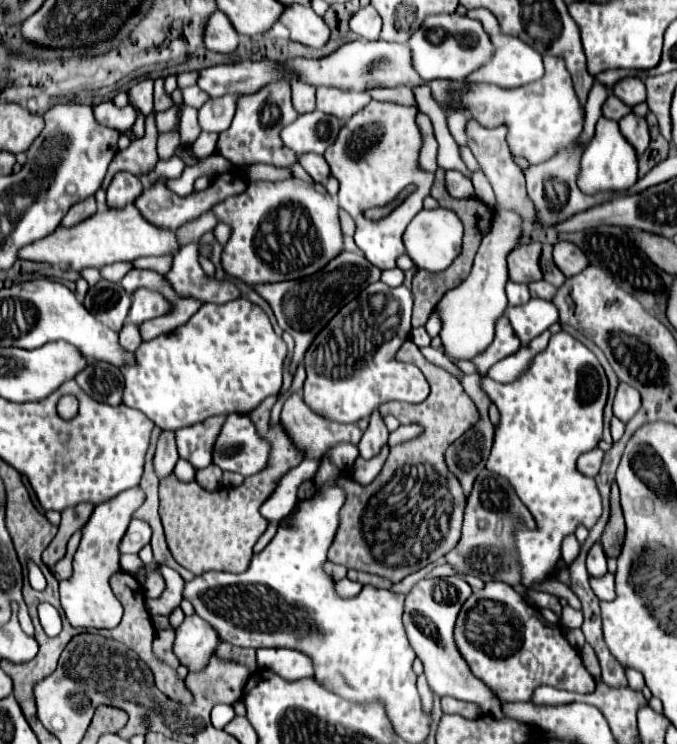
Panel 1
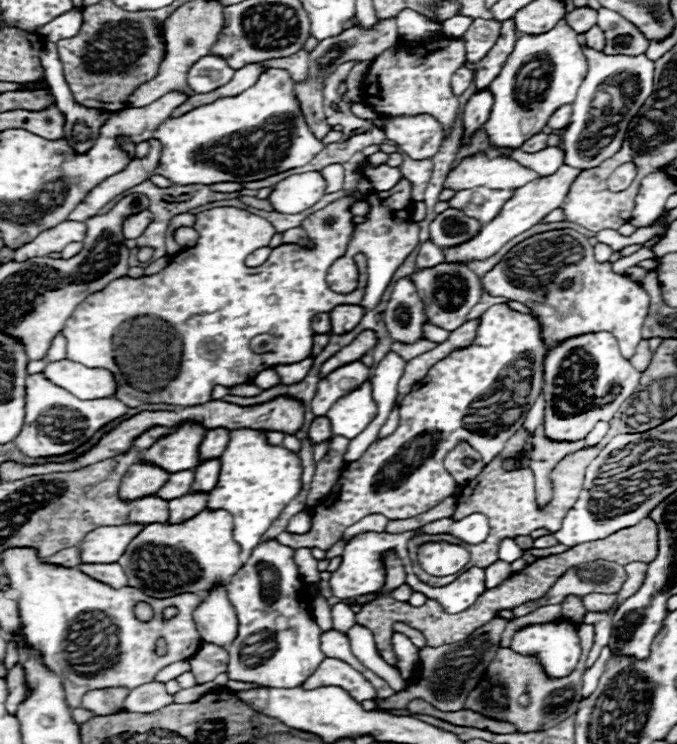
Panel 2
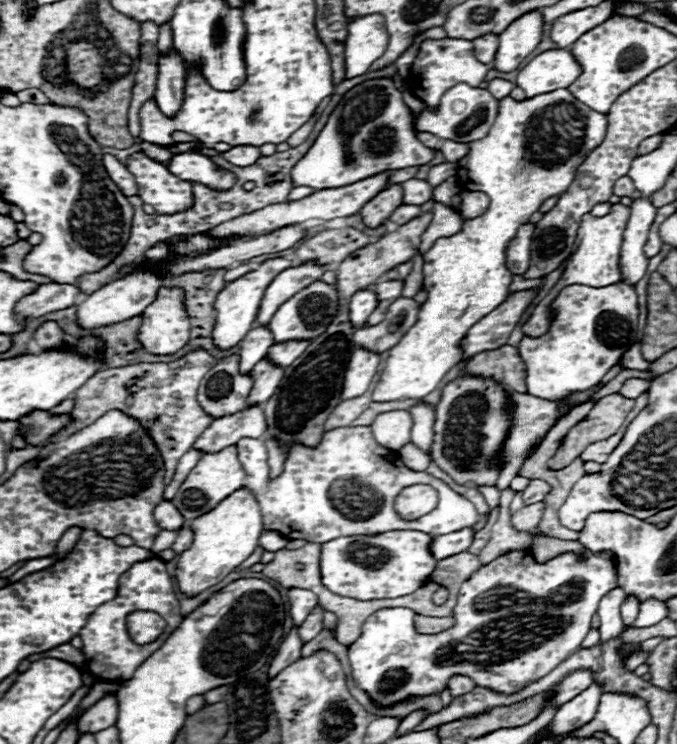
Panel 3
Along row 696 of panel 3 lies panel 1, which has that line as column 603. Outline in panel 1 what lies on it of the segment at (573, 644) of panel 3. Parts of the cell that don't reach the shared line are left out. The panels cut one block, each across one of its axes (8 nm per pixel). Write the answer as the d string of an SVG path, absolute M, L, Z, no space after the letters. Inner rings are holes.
M562 330L558 334L552 334L546 350L532 358L528 370L518 380L510 384L500 384L484 376L482 386L500 410L500 426L496 428L494 446L486 468L512 482L516 494L530 508L538 524L536 530L526 530L518 523L514 531L518 562L522 566L522 584L530 586L536 580L552 576L560 558L560 546L564 536L572 534L578 524L584 524L586 528L594 526L596 518L600 518L602 514L602 502L596 490L596 482L594 478L584 478L576 470L576 458L596 448L602 438L602 410L608 396L608 380L596 354L590 352L580 340L572 338L568 332Z

